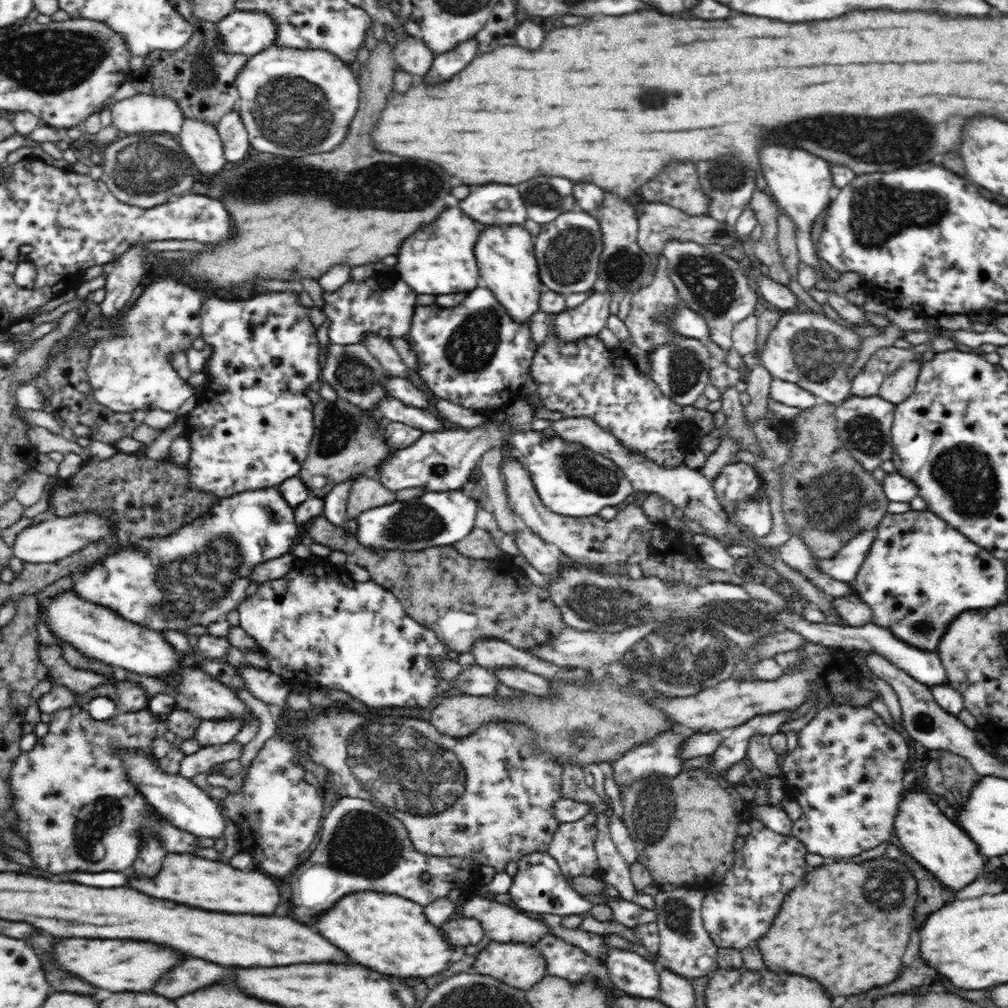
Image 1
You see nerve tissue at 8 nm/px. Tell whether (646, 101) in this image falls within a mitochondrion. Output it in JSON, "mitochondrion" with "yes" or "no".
{"mitochondrion":"yes"}

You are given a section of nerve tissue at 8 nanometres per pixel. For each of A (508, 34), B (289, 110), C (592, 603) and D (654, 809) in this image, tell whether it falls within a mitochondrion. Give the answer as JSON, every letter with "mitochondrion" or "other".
{"A":"other","B":"mitochondrion","C":"mitochondrion","D":"mitochondrion"}

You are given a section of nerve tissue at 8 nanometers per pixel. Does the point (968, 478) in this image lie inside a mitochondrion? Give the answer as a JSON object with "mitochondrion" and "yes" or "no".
{"mitochondrion":"yes"}

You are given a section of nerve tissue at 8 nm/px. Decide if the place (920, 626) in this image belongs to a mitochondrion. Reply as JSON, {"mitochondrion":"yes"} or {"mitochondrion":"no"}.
{"mitochondrion":"yes"}

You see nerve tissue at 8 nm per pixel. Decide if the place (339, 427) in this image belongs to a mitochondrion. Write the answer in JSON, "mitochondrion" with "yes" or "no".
{"mitochondrion":"yes"}

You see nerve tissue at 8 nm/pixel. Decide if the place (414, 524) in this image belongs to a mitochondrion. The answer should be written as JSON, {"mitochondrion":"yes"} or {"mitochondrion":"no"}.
{"mitochondrion":"yes"}

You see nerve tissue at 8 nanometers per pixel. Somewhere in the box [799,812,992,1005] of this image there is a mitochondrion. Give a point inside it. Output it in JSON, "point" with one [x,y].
{"point":[871,877]}

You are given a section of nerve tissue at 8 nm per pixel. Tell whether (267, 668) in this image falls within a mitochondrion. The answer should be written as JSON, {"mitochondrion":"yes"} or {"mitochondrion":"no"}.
{"mitochondrion":"no"}

